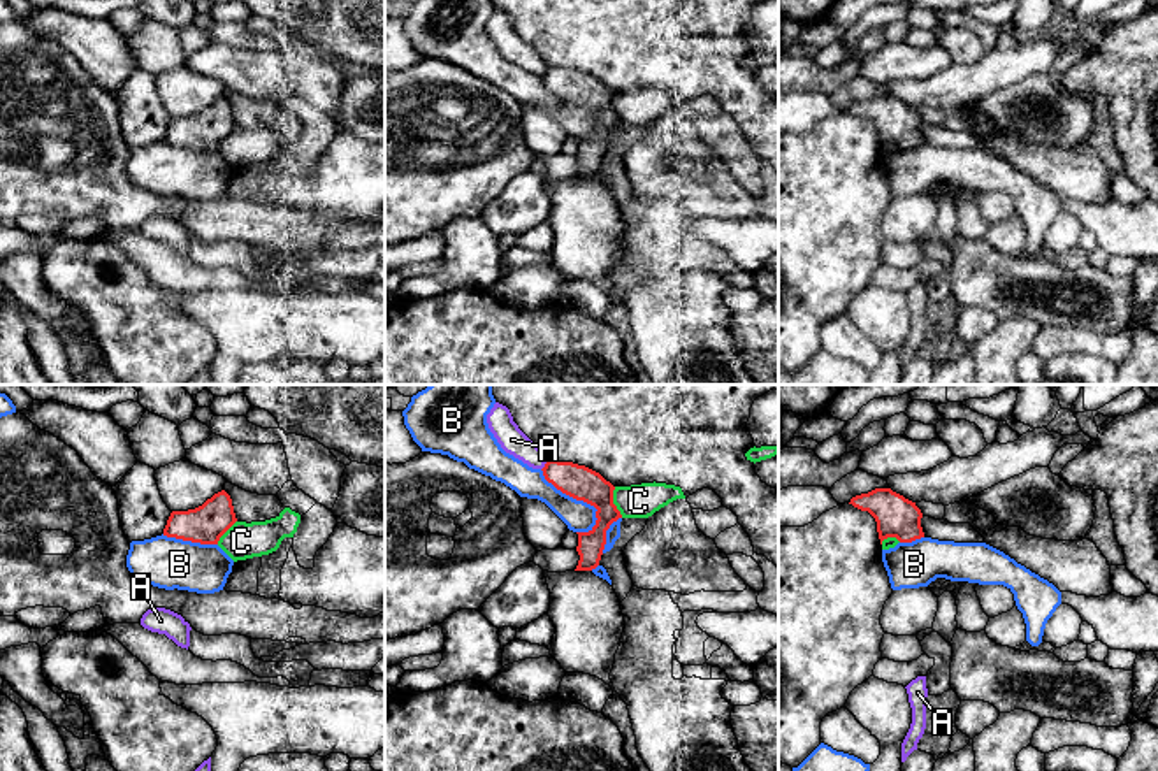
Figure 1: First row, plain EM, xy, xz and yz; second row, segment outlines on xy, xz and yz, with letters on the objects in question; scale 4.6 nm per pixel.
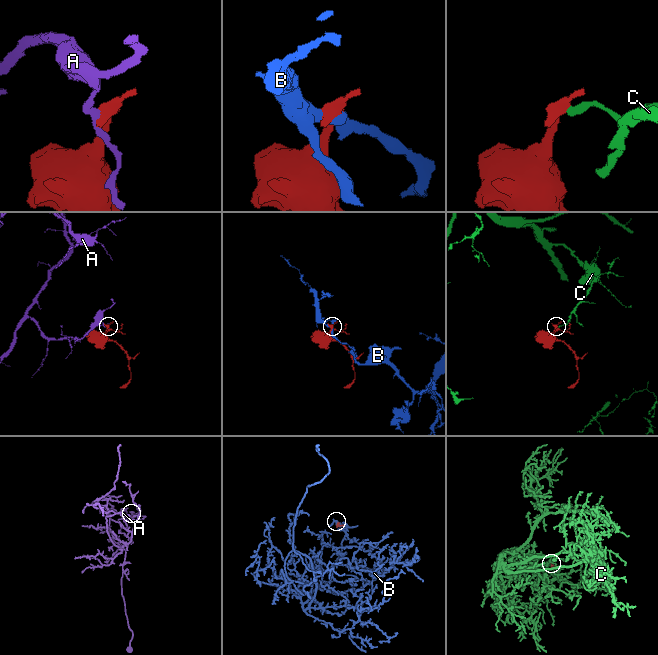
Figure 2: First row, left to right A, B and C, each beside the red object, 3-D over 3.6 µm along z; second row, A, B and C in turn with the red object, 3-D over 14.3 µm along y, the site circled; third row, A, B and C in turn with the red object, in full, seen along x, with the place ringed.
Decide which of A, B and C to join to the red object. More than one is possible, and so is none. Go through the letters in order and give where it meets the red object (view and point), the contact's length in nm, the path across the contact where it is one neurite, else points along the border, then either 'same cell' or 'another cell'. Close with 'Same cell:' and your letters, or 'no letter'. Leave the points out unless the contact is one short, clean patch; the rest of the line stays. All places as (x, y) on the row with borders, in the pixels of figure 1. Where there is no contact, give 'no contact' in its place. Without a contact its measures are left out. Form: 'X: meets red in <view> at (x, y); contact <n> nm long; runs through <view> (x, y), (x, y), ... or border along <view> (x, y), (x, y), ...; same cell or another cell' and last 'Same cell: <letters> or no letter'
A: meets red in xz at (545, 466); contact 60 nm long; border along xz (549, 461), (542, 469); another cell
B: meets red in xz at (577, 499); contact 380 nm long; another cell
C: meets red in xz at (612, 503); contact 150 nm long; border along xz (614, 487), (614, 504), (622, 517); another cell
Same cell: no letter

